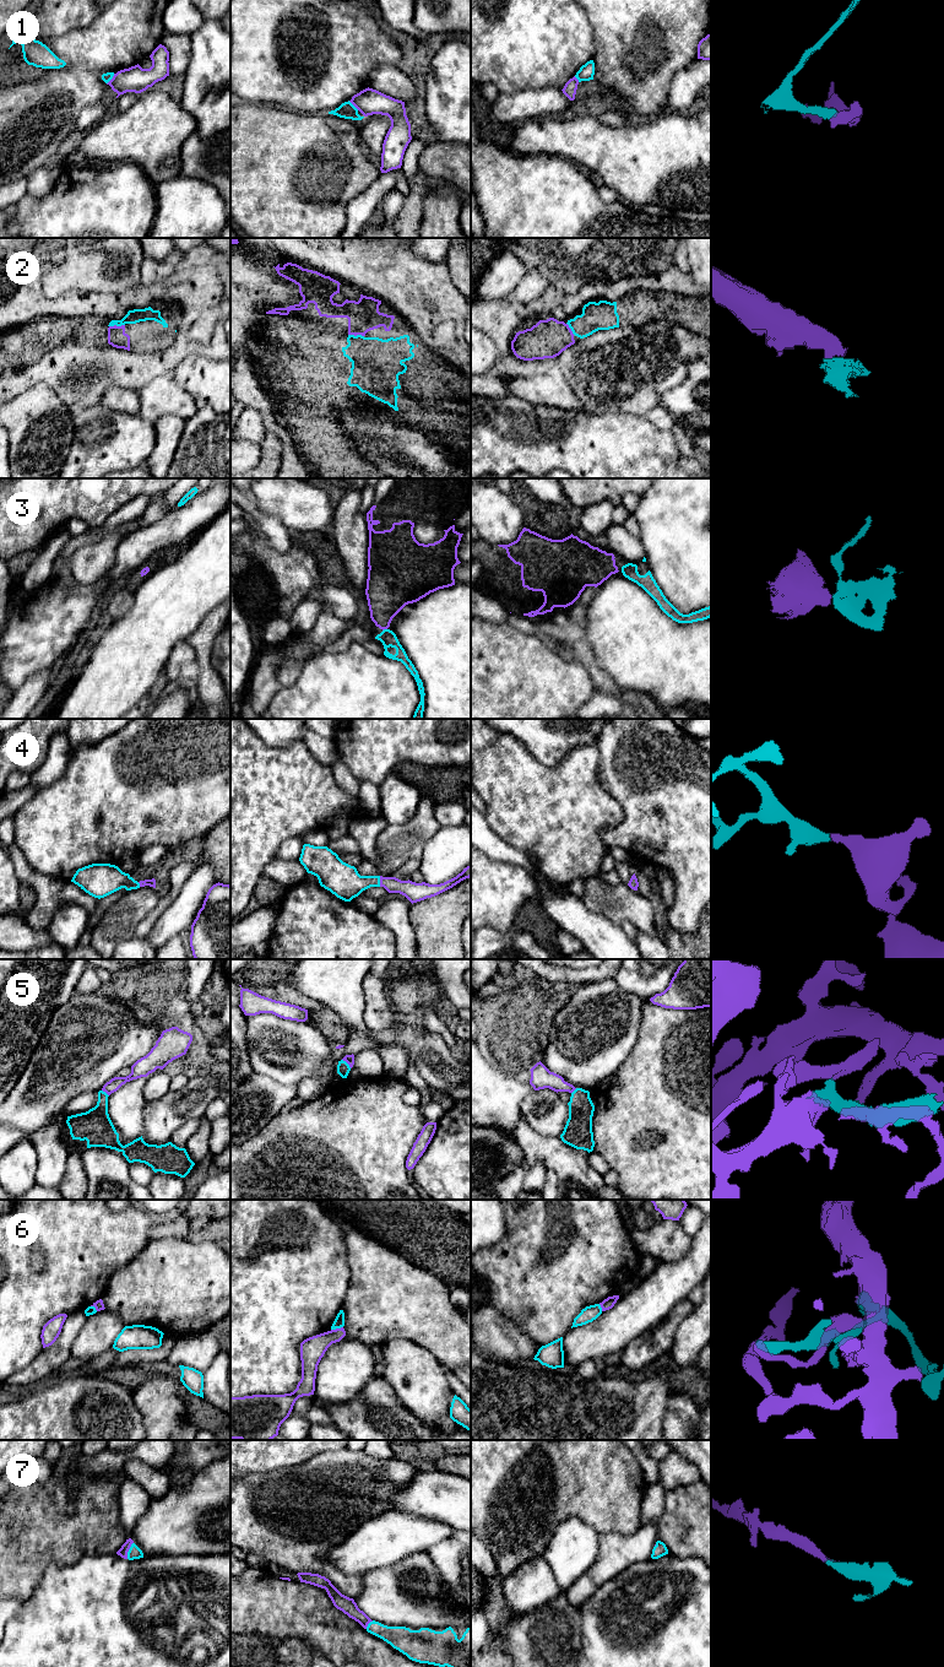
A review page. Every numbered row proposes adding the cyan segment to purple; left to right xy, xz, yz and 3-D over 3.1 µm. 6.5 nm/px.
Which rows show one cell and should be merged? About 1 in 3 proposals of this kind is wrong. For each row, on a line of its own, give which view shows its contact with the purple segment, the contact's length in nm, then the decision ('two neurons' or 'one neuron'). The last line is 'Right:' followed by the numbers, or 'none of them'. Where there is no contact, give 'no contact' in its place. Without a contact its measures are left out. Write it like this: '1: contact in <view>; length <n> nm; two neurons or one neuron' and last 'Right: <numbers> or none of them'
1: contact in xy; length 90 nm; two neurons
2: contact in xy; length 110 nm; one neuron
3: contact in xz; length 40 nm; one neuron
4: contact in xz; length 70 nm; one neuron
5: contact in xz; length 90 nm; two neurons
6: contact in xz; length 80 nm; two neurons
7: contact in xy; length 120 nm; one neuron
Right: 2, 3, 4, 7

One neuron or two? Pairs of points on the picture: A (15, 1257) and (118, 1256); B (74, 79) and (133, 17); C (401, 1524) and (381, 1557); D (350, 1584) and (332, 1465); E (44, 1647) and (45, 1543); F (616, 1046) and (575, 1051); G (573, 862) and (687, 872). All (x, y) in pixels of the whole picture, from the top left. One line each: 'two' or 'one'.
A: one
B: one
C: one
D: one
E: two
F: one
G: two

